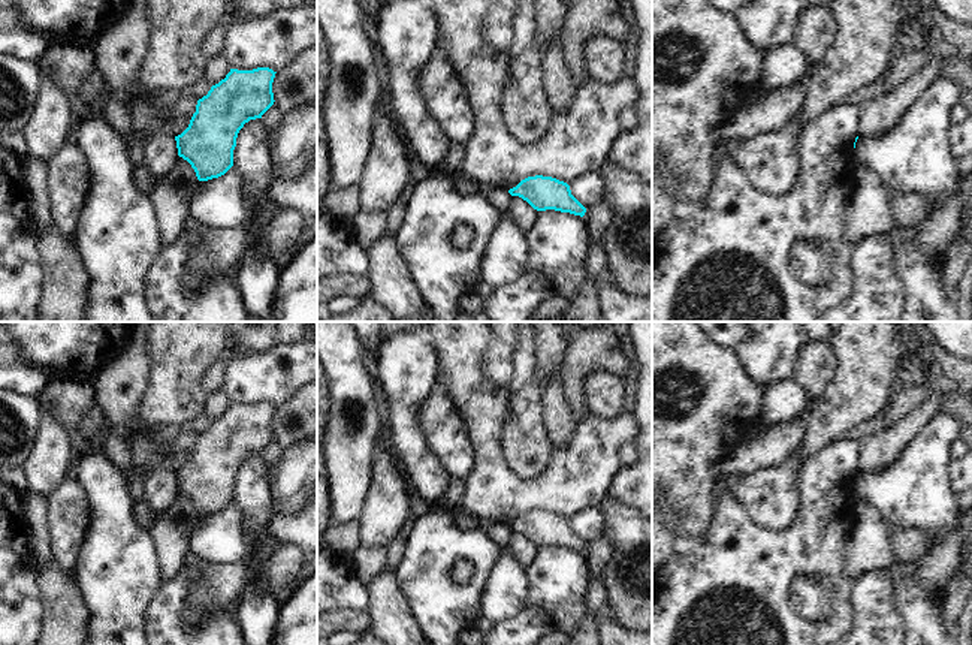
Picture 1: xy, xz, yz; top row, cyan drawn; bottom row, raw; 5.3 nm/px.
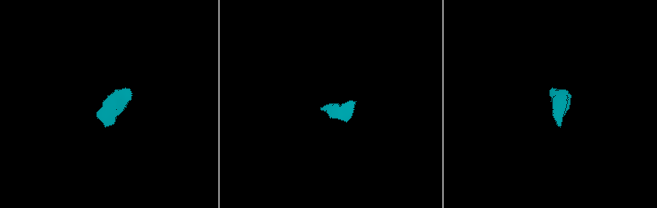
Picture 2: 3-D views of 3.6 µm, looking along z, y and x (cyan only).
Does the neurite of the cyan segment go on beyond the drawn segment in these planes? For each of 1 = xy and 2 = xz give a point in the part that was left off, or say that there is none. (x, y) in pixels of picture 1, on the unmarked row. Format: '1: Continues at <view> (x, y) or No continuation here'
1: No continuation here
2: No continuation here.

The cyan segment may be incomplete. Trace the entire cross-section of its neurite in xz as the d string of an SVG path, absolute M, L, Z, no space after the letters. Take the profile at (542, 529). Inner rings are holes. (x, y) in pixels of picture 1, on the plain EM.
M528 512L508 528L522 533L537 546L555 545L580 552L586 548L586 543L571 530L570 521L552 512Z

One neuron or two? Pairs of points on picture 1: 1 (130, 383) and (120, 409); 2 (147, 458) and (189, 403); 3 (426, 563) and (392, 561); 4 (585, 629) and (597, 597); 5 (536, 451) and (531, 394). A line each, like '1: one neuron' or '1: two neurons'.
1: one neuron
2: two neurons
3: two neurons
4: one neuron
5: one neuron

